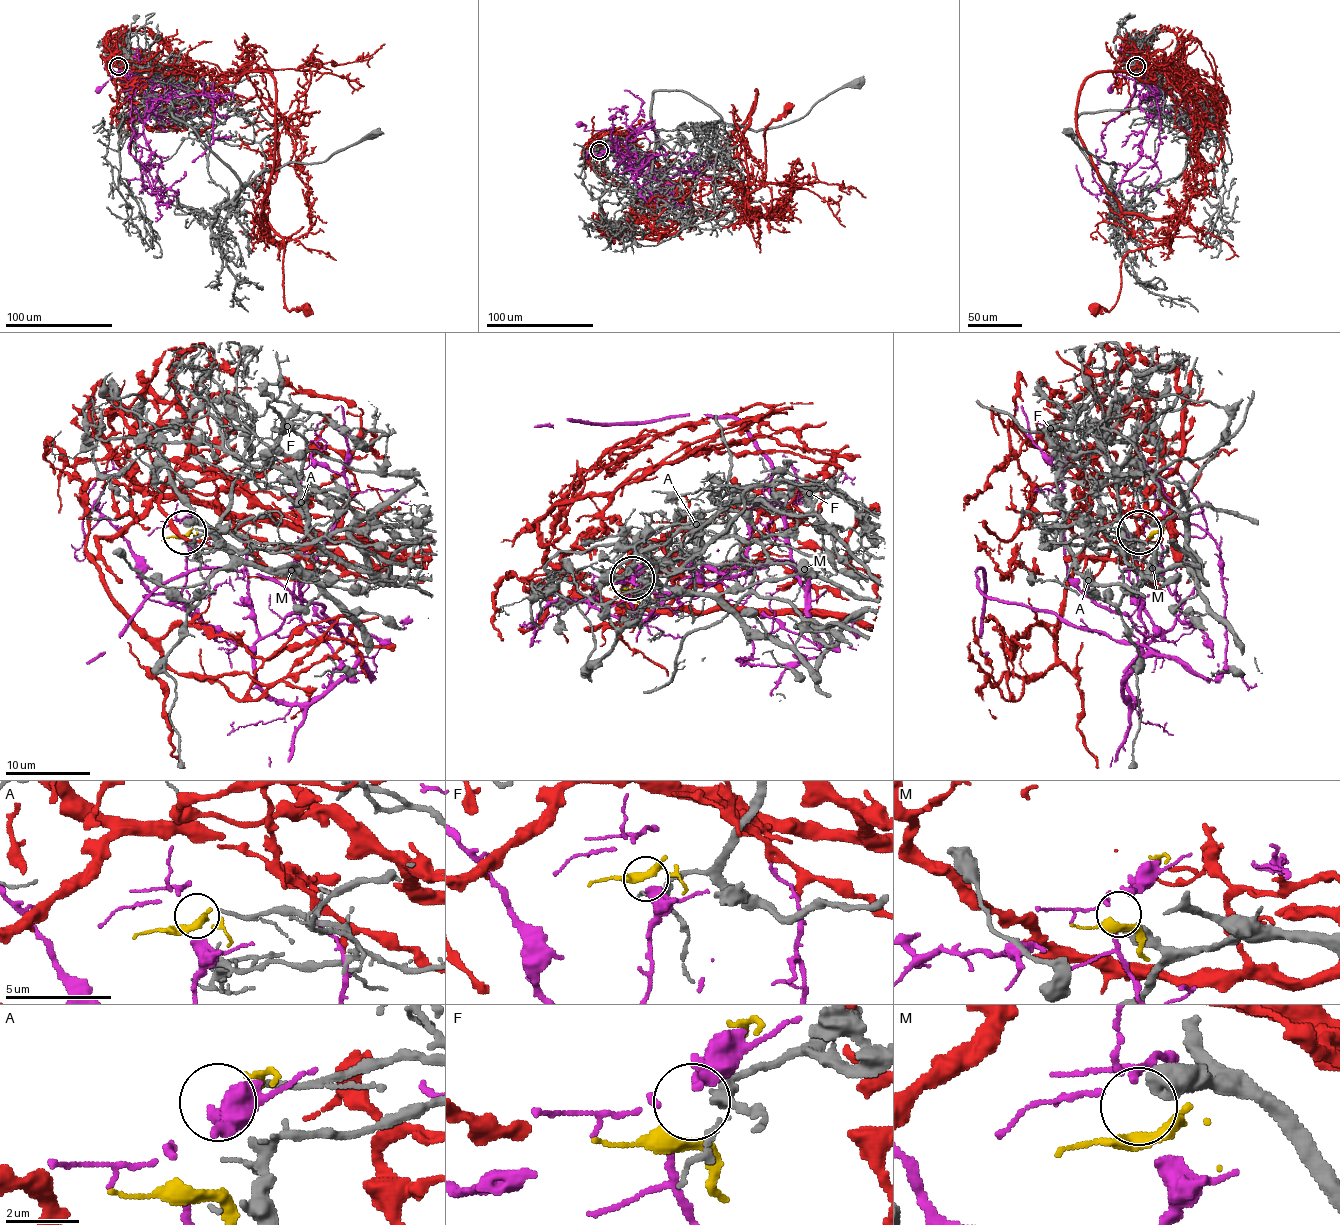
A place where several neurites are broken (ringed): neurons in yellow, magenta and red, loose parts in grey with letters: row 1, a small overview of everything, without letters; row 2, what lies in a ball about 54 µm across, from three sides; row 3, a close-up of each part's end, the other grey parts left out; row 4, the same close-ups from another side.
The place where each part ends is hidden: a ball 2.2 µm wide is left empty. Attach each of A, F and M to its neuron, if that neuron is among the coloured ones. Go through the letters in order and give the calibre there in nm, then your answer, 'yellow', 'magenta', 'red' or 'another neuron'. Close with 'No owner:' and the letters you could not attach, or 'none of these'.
A: 180 nm thick; another neuron
F: 240 nm thick; another neuron
M: 700 nm thick; another neuron
No owner: A, F, M

